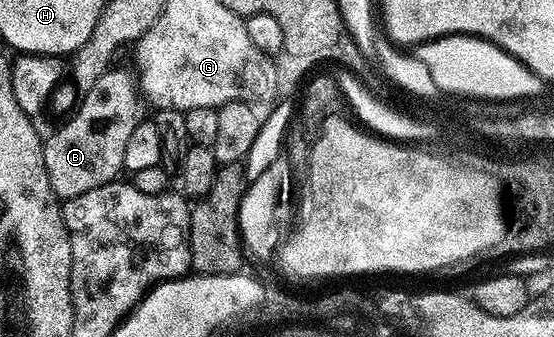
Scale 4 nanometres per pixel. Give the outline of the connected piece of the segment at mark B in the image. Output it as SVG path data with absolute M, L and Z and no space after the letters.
M117 66L102 74L79 99L76 113L52 137L44 140L46 174L50 174L50 186L61 201L113 183L119 177L116 175L124 172L122 157L126 155L126 142L134 126L146 116L133 75Z

